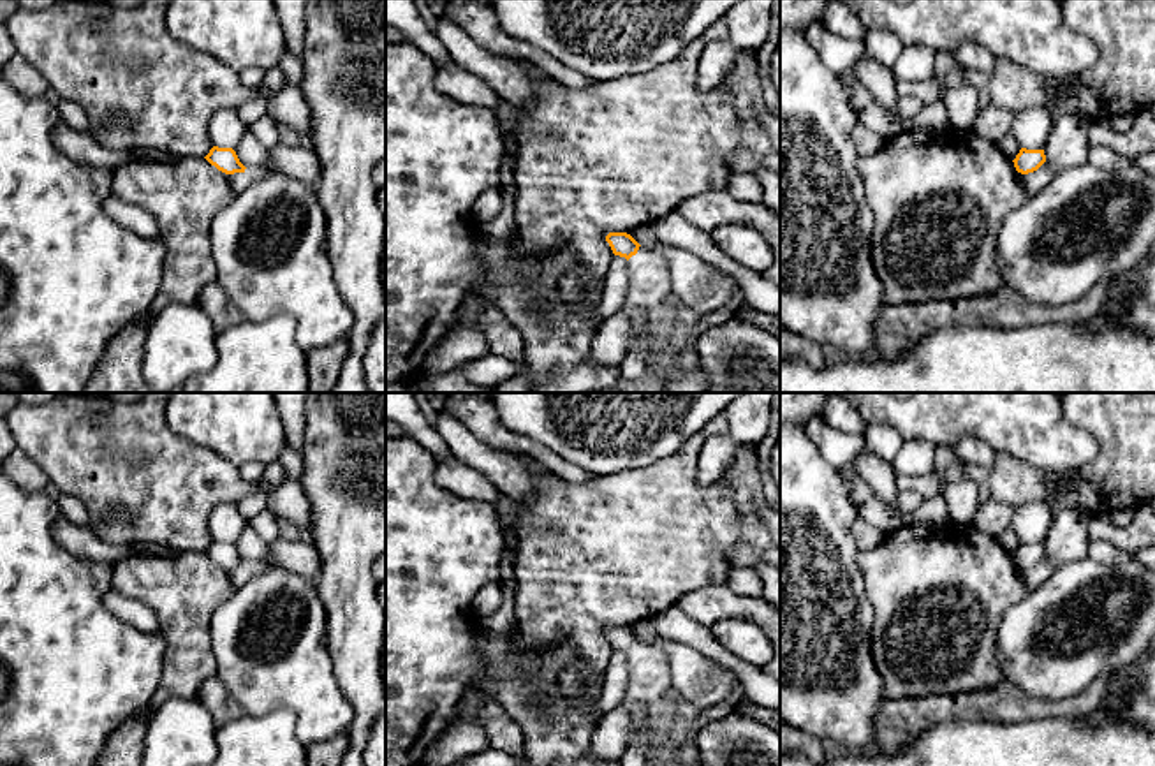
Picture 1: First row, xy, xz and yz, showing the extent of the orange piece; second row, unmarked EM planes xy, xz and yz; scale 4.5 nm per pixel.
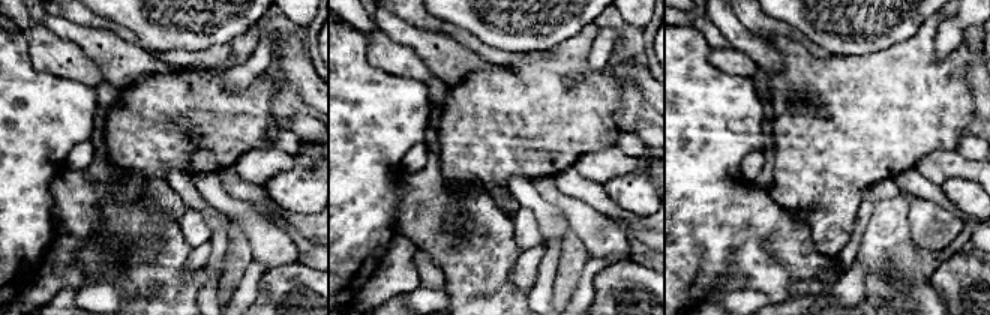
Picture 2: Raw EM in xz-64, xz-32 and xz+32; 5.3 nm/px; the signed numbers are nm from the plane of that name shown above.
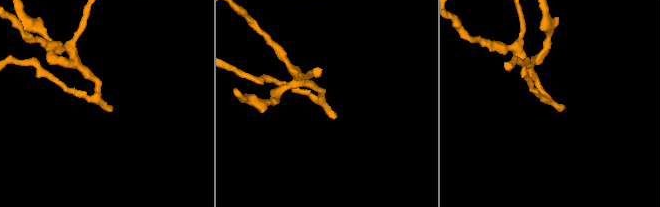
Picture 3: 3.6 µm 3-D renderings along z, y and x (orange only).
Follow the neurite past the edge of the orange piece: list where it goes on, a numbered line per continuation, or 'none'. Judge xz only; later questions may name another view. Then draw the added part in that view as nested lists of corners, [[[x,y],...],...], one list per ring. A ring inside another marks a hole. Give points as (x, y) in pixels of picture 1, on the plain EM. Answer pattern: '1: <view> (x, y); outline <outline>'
1: xz (648, 670); outline [[[639,641],[629,653],[629,685],[620,704],[629,710],[627,750],[639,748],[648,761],[678,717],[667,697],[671,687],[669,662],[662,648]]]

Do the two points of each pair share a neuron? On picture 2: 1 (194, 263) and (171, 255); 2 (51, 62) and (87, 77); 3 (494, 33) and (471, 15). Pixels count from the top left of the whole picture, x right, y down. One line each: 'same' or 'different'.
1: different
2: same
3: same

